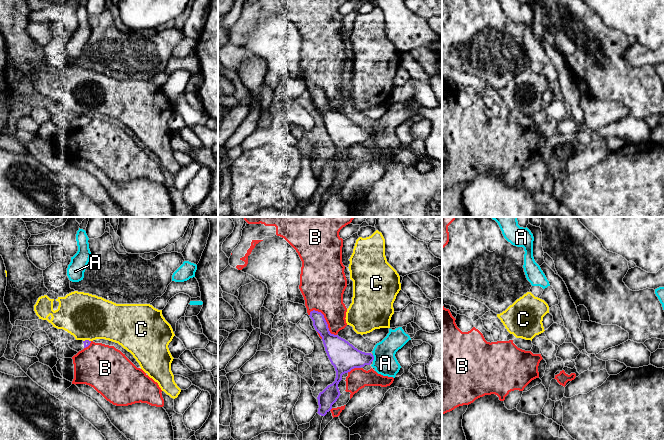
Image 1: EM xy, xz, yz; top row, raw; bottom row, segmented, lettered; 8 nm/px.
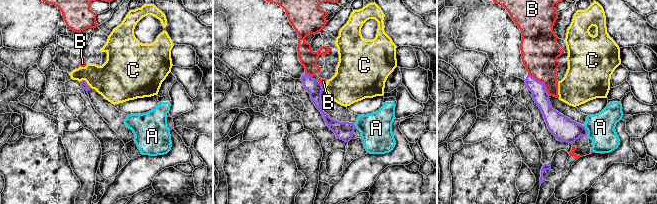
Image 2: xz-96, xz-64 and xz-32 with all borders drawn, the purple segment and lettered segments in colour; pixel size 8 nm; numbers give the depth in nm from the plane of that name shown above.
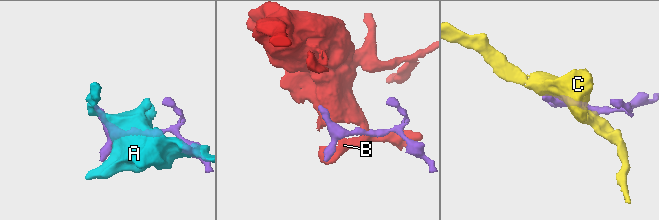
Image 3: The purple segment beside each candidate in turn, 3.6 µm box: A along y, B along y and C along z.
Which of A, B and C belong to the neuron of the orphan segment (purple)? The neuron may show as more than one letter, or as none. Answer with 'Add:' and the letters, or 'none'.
Add: none

